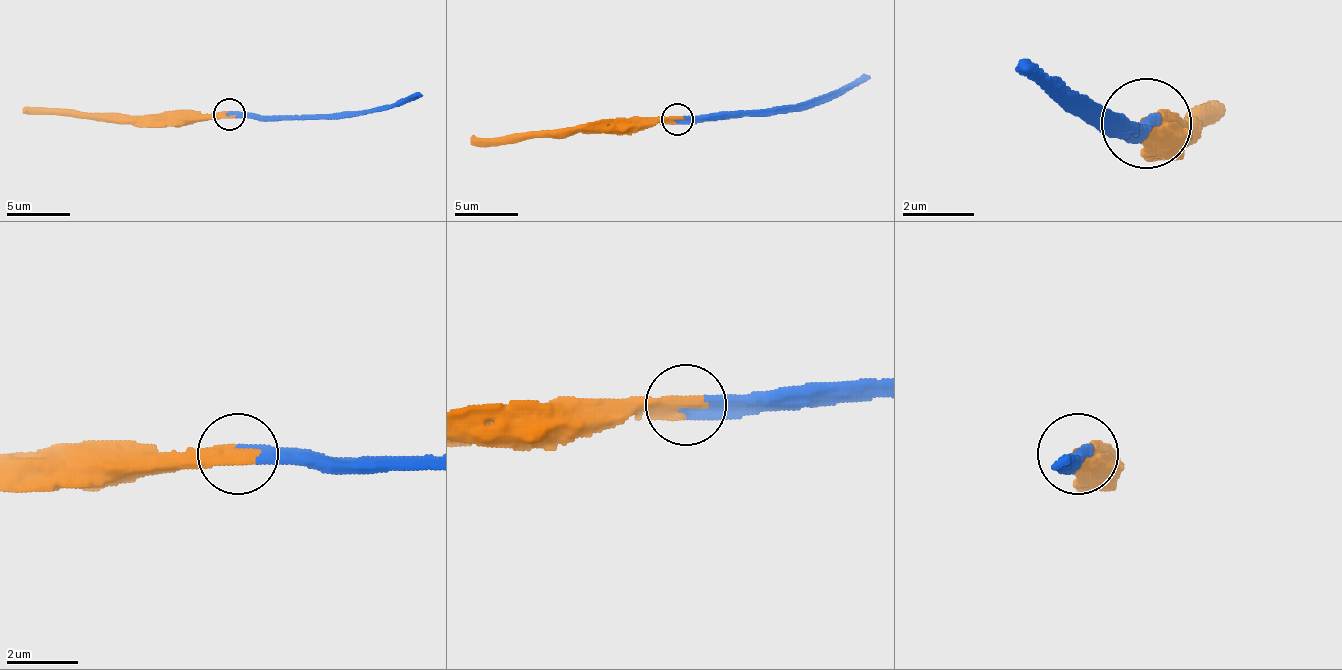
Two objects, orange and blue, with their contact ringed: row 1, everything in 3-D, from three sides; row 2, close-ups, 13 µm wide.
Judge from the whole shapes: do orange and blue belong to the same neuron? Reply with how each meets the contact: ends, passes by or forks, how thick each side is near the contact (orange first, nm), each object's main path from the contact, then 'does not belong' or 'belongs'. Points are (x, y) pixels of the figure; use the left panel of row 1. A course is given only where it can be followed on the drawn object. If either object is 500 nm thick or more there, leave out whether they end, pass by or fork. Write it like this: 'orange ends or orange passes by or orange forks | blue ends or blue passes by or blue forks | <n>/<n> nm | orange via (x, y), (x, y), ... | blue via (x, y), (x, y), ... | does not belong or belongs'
500/360 nm | orange via (228, 113), (152, 117), (30, 110), (23, 107) | blue via (228, 113), (354, 113), (423, 95) | belongs

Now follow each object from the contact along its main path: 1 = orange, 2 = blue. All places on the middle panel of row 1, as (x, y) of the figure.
1: (676, 118), (600, 121), (566, 131), (478, 137), (471, 143)
2: (676, 121), (802, 112), (871, 77)

